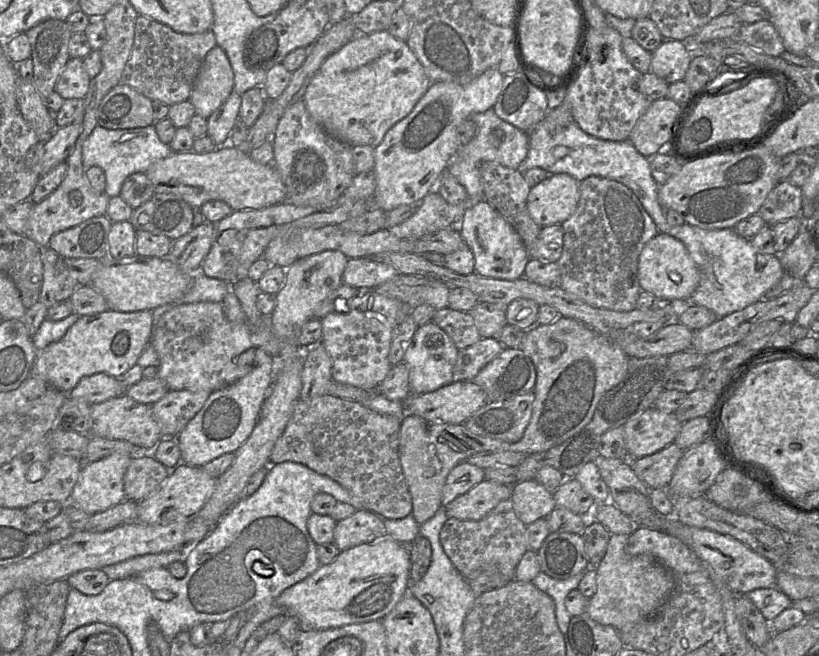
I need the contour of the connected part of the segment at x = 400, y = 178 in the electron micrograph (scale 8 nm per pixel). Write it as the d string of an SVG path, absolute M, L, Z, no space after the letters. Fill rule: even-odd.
M488 69L465 85L448 81L431 83L413 110L392 126L375 148L374 205L390 212L400 205L420 202L430 193L460 148L459 124L472 114L493 108L503 80L504 75L498 70Z

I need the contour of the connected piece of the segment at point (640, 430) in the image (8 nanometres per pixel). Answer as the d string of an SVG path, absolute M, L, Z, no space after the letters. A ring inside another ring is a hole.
M654 406L644 410L624 425L624 439L630 460L654 454L673 443L682 426L674 413L665 413Z

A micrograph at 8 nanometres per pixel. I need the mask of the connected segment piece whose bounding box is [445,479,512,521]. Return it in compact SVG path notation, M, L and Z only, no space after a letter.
M484 479L445 506L448 518L477 521L499 502L511 499L512 486Z

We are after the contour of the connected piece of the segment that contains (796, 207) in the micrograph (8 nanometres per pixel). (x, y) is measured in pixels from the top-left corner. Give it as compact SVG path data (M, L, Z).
M788 179L780 181L769 192L757 214L772 226L777 222L800 215L802 209L802 192Z

